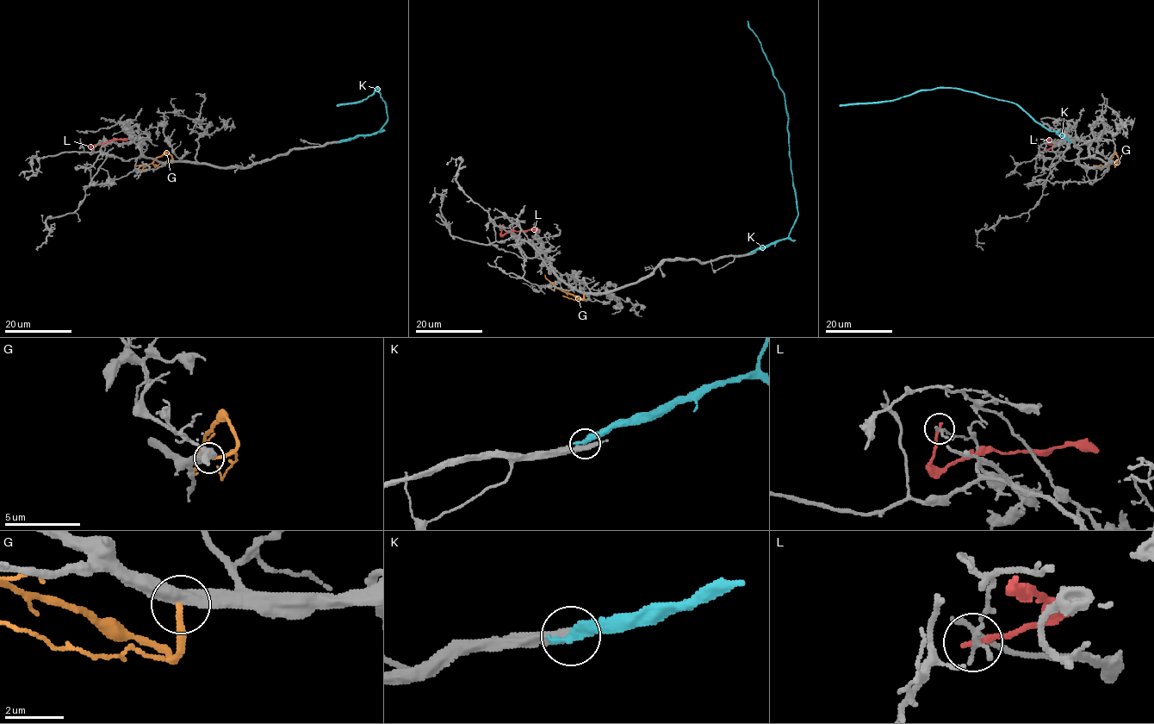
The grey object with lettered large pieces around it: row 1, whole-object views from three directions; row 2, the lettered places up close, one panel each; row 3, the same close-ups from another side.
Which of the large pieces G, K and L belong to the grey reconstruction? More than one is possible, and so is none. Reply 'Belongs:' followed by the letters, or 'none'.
Belongs: none

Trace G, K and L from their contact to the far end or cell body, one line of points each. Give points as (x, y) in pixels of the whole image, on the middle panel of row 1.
G: (583, 294), (583, 300), (574, 296), (555, 286), (545, 275)
K: (750, 252), (784, 240), (797, 216), (784, 96), (758, 36), (747, 21)
L: (502, 226), (502, 234), (514, 231), (537, 231)

